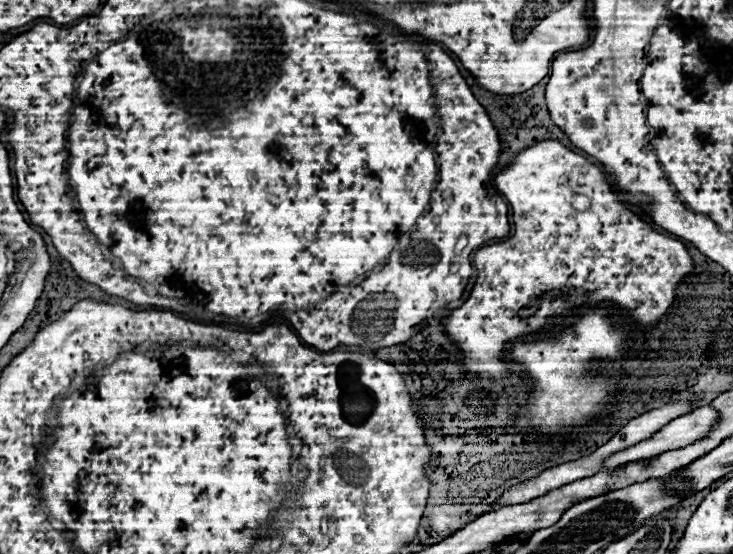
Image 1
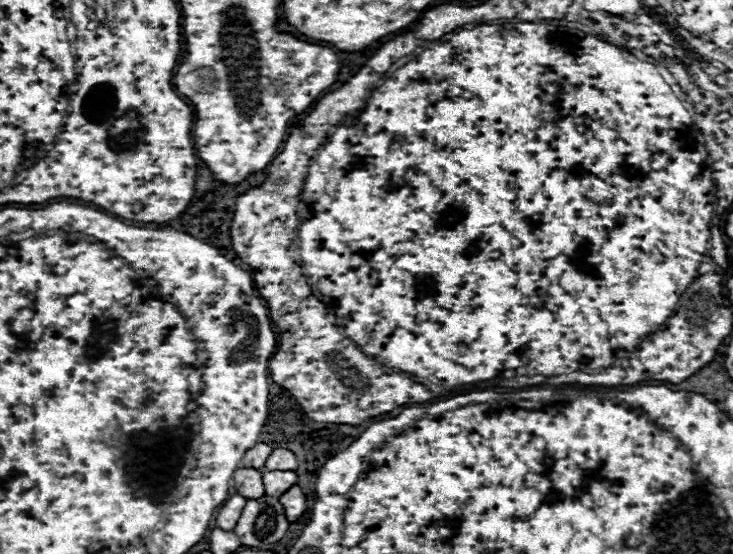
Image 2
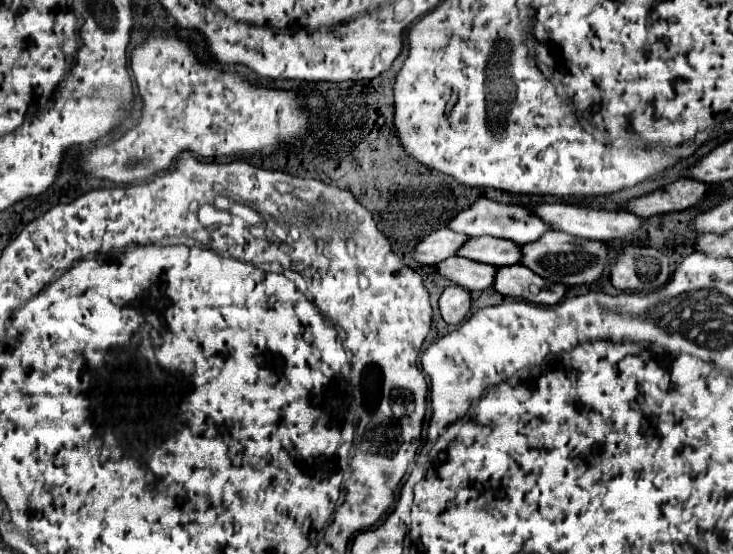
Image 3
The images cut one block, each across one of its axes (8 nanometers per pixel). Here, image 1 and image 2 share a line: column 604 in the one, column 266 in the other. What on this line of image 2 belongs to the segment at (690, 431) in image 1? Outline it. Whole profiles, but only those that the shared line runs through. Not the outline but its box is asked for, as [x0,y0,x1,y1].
[264,448,298,470]

